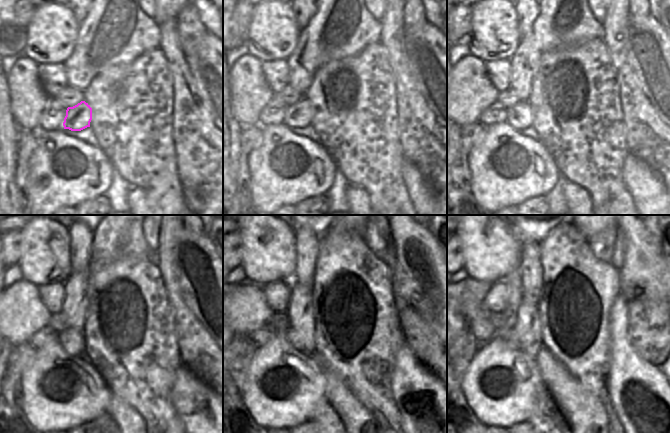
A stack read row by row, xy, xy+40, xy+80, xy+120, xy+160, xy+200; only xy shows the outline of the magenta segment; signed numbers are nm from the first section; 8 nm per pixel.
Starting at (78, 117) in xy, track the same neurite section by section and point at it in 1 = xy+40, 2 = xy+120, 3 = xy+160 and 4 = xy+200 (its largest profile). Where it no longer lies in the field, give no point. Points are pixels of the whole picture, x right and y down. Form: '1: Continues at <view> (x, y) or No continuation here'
1: Continues at xy+40 (299, 115)
2: Continues at xy+120 (72, 340)
3: Continues at xy+160 (290, 336)
4: Continues at xy+200 (510, 335)

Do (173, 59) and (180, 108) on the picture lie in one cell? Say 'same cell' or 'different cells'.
same cell

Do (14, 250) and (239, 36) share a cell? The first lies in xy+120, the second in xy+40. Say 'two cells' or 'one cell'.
two cells

